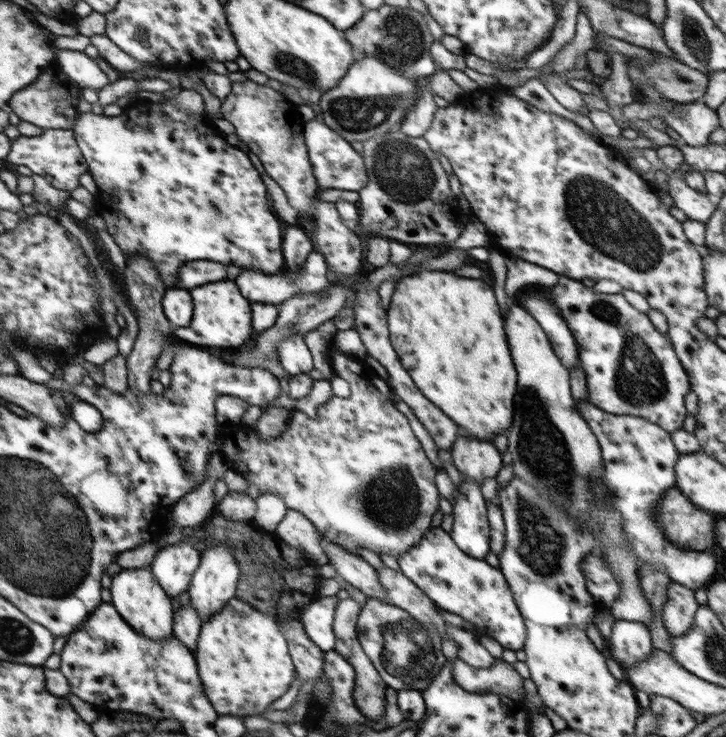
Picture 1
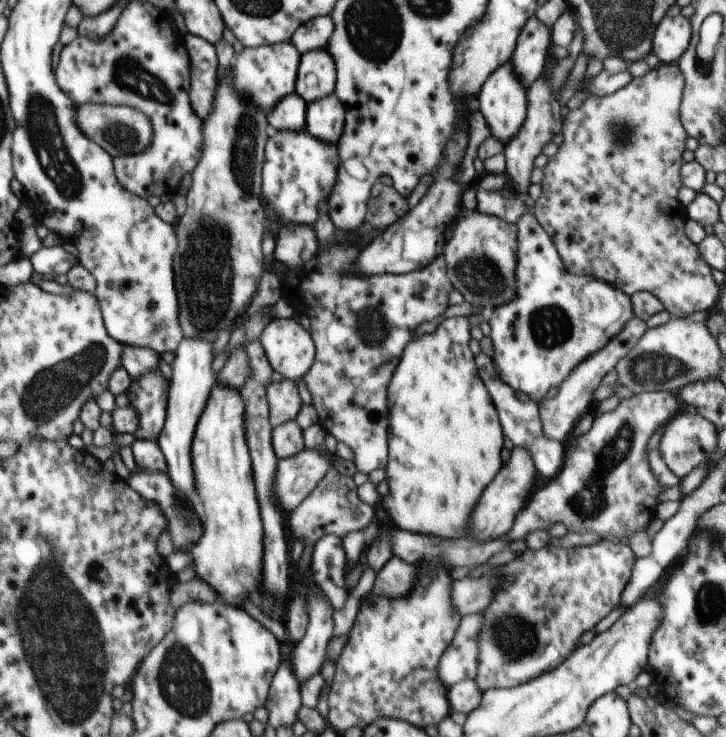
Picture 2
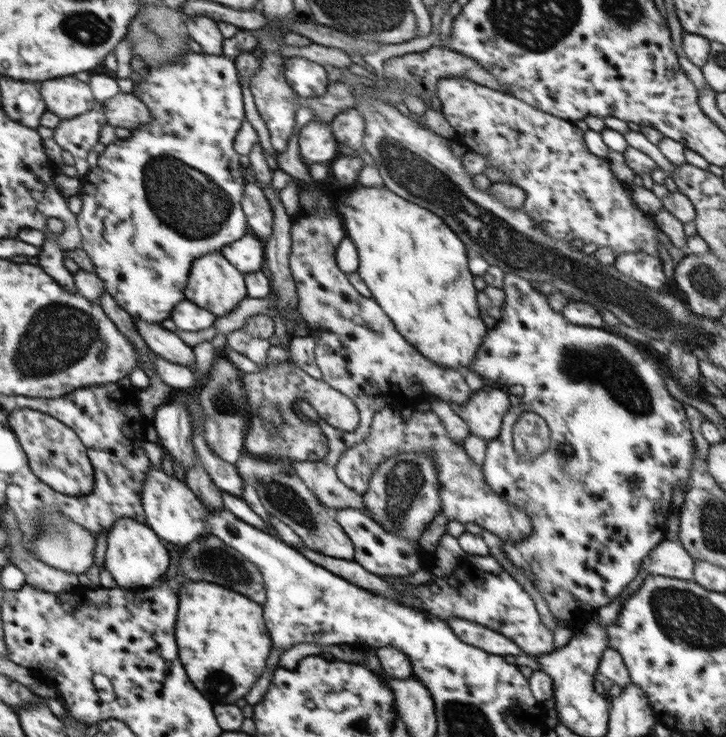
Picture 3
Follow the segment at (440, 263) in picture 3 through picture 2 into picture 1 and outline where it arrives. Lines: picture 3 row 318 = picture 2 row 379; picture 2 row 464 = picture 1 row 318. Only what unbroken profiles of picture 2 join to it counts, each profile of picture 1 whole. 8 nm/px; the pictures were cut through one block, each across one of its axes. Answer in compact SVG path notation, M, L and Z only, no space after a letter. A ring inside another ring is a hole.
M419 270L408 276L403 276L393 283L394 292L391 296L387 314L387 325L392 346L397 352L401 365L405 367L406 372L412 378L413 384L422 391L422 394L431 400L446 416L449 416L460 428L461 433L467 433L469 436L475 436L480 440L494 441L498 434L507 432L513 423L514 416L514 394L517 386L517 370L514 370L515 364L512 364L513 358L510 358L508 342L506 342L506 333L504 330L504 317L500 314L500 308L496 304L496 296L492 288L474 278L460 278L454 274L446 274L440 270Z

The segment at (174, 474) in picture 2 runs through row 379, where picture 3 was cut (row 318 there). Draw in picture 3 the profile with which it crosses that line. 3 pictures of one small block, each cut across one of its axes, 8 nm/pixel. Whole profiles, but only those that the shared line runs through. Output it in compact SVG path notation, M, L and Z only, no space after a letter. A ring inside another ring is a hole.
M185 298L172 309L171 319L178 331L196 332L212 326L217 316Z

